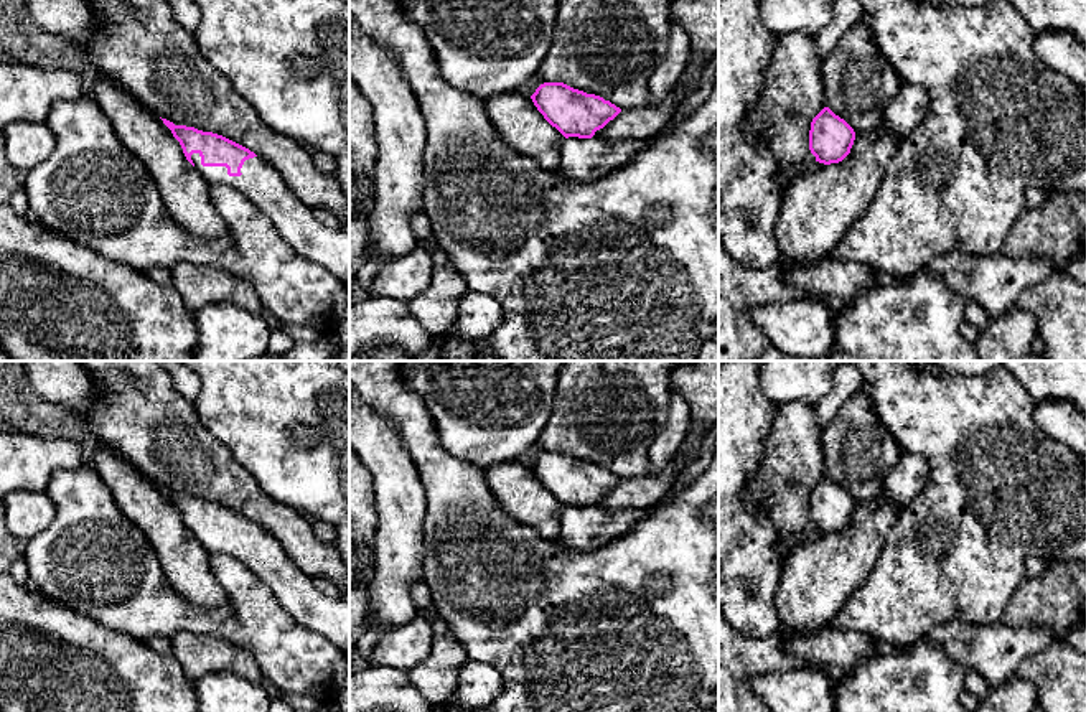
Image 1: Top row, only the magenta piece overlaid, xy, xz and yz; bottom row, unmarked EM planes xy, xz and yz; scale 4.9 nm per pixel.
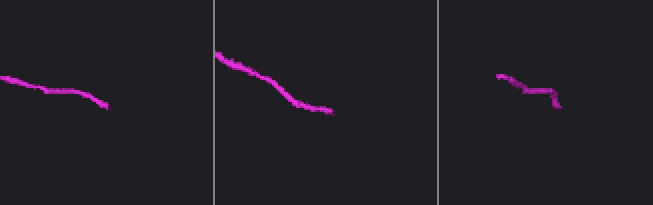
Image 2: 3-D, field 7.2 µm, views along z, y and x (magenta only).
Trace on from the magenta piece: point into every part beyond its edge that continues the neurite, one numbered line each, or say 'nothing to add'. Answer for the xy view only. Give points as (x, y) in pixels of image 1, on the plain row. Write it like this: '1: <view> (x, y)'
1: xy (261, 552)

